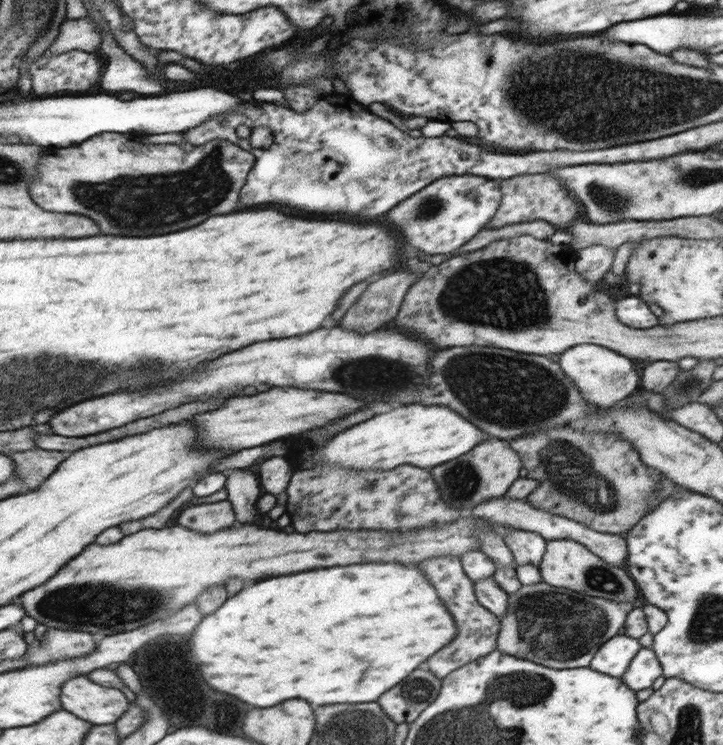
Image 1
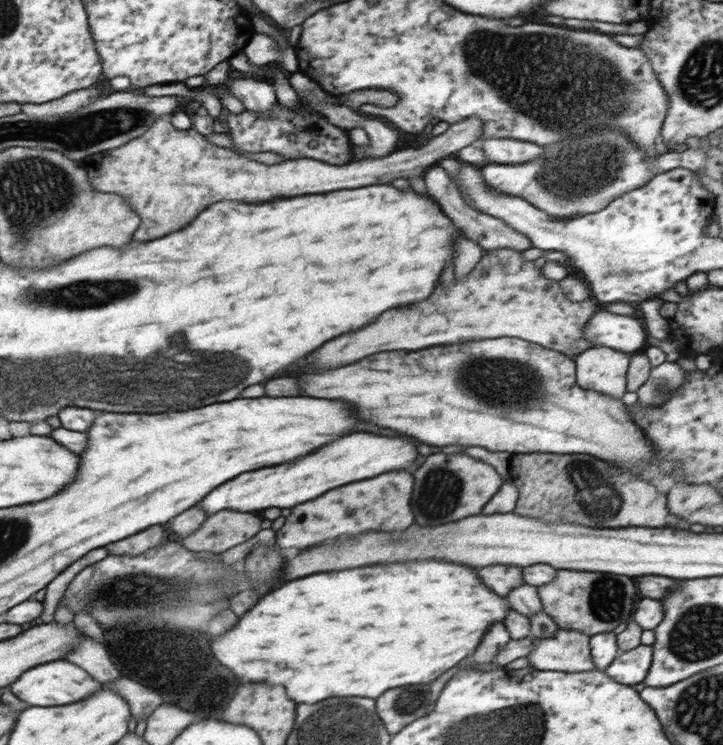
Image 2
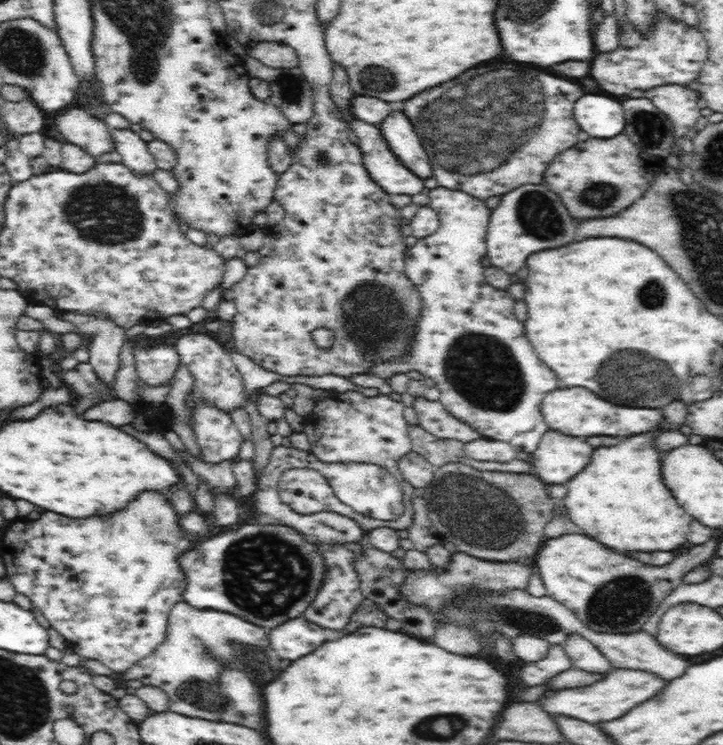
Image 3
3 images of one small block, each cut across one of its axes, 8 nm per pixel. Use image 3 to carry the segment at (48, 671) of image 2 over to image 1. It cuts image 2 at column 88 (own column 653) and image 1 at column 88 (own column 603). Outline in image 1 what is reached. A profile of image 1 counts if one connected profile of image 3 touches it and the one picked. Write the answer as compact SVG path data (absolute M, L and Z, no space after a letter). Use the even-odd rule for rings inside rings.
M90 675L68 680L64 692L62 702L66 702L66 710L94 724L116 724L132 708L130 698L121 689L102 686Z

